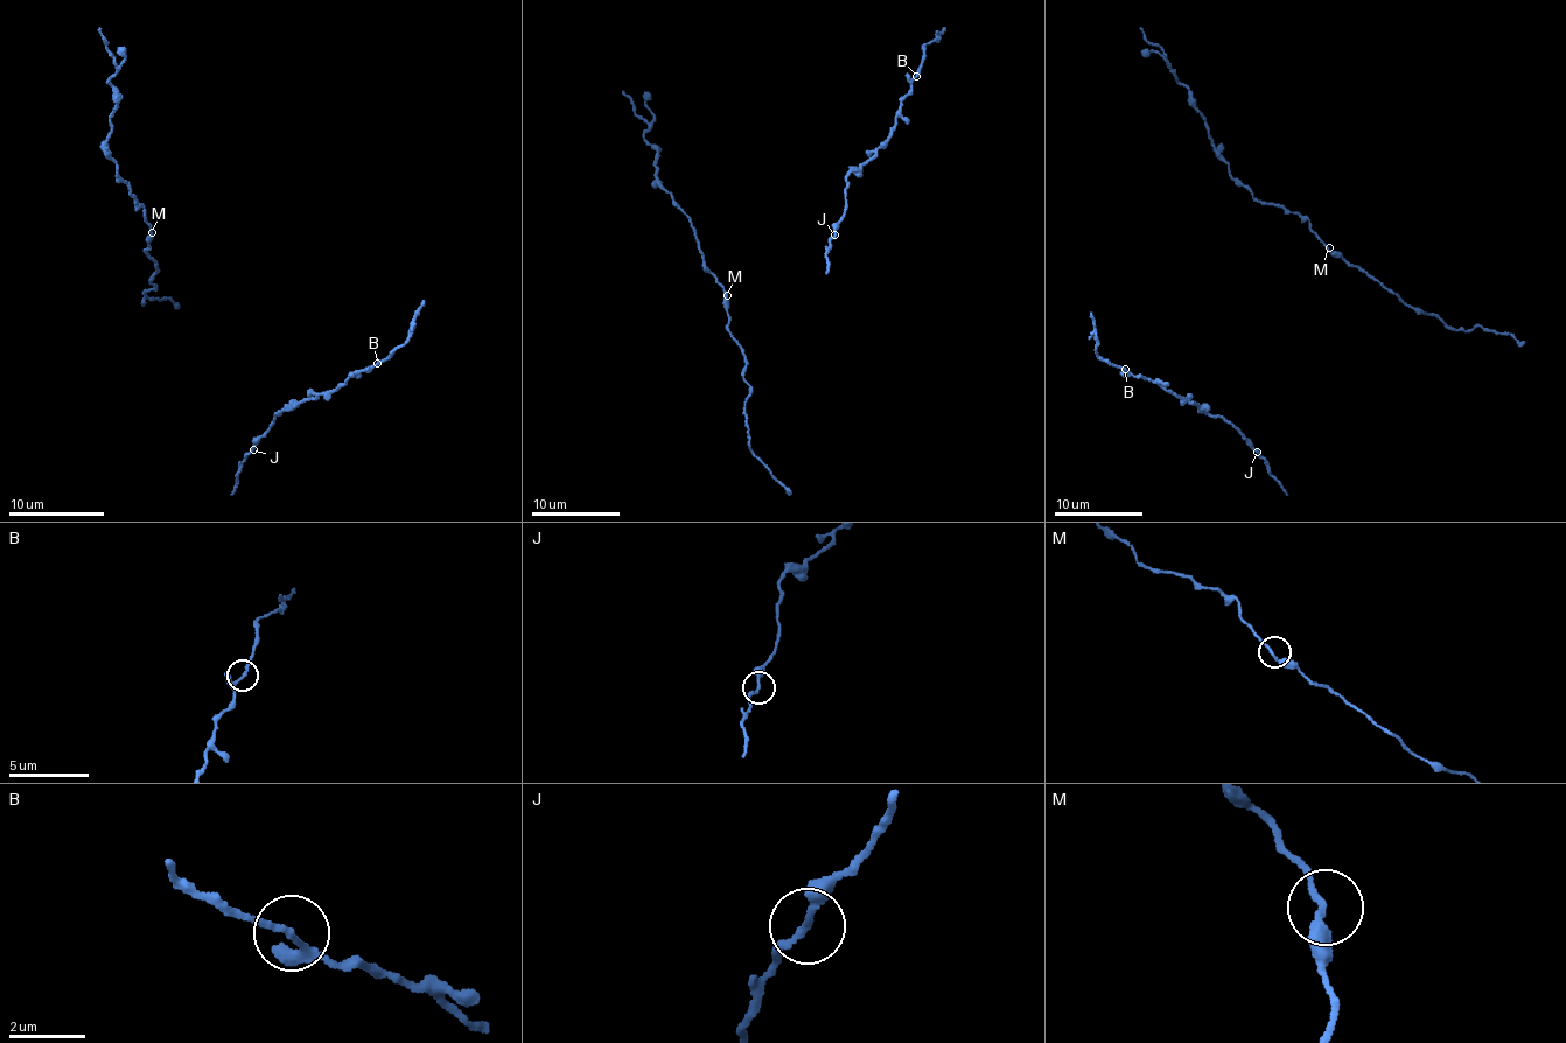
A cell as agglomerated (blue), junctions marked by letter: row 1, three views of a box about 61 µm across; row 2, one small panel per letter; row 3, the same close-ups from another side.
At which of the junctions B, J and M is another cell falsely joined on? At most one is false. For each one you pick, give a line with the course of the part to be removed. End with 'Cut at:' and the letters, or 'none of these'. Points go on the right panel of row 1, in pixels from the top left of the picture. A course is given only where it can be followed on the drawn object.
B: Course of the part to remove: (1125, 369), (1096, 356), (1091, 313)
Cut at: B

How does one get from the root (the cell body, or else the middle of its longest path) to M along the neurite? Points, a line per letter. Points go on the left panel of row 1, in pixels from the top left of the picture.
M: (149, 251), (152, 232)

